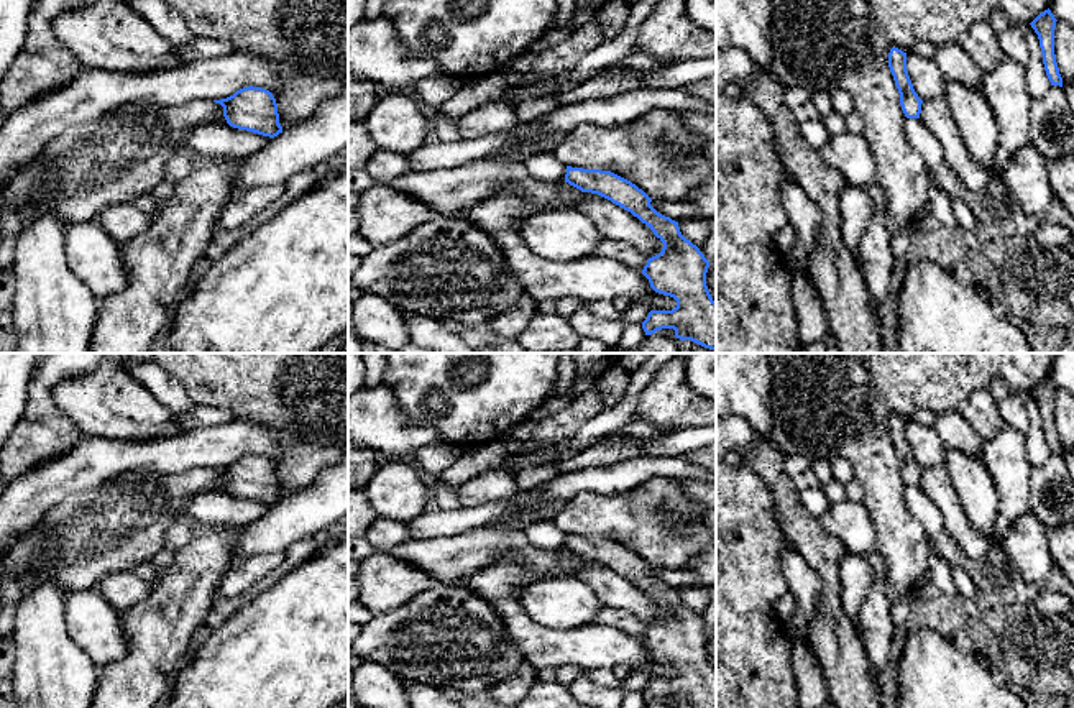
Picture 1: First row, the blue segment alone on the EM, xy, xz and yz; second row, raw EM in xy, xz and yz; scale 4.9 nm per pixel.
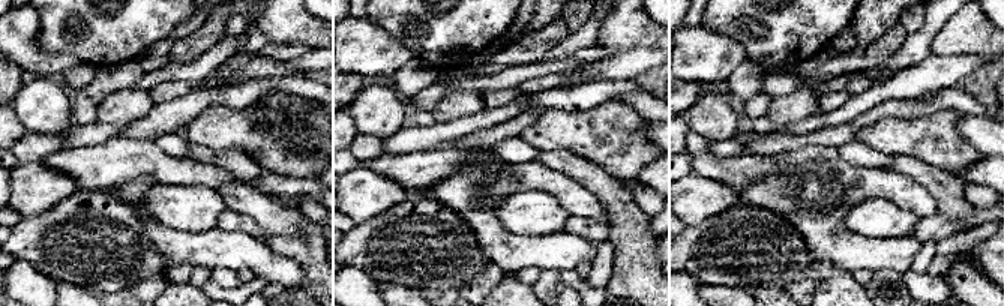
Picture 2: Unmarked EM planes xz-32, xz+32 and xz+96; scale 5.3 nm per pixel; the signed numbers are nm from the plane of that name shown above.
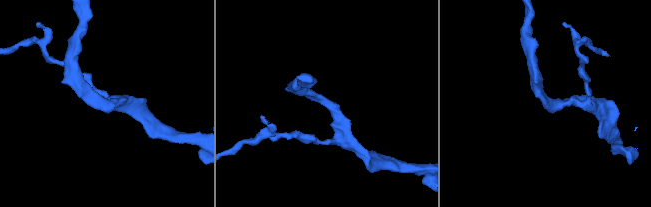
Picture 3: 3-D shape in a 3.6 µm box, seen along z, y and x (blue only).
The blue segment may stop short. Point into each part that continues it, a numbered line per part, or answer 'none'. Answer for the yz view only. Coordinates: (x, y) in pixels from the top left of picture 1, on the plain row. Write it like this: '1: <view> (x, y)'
none

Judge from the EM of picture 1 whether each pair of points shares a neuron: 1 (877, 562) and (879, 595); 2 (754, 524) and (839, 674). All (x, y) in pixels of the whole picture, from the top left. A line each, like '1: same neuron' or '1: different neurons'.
1: same neuron
2: different neurons

